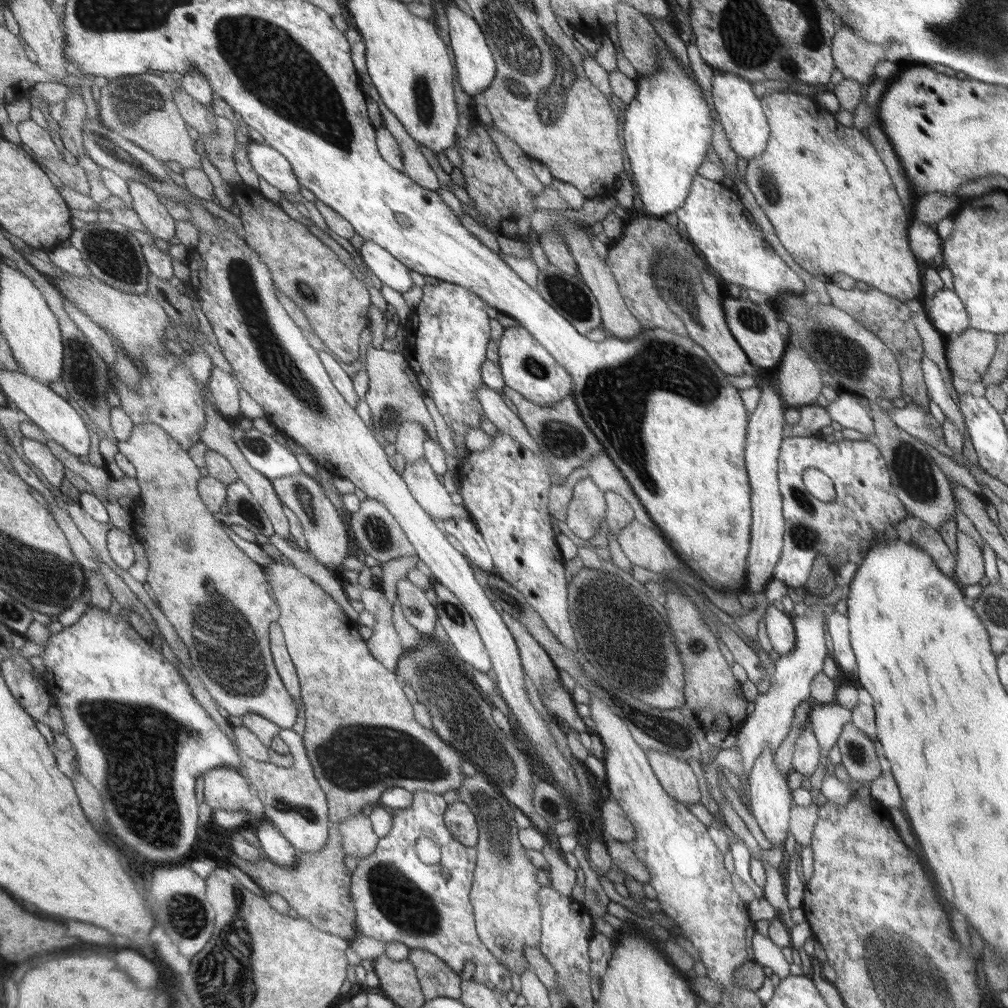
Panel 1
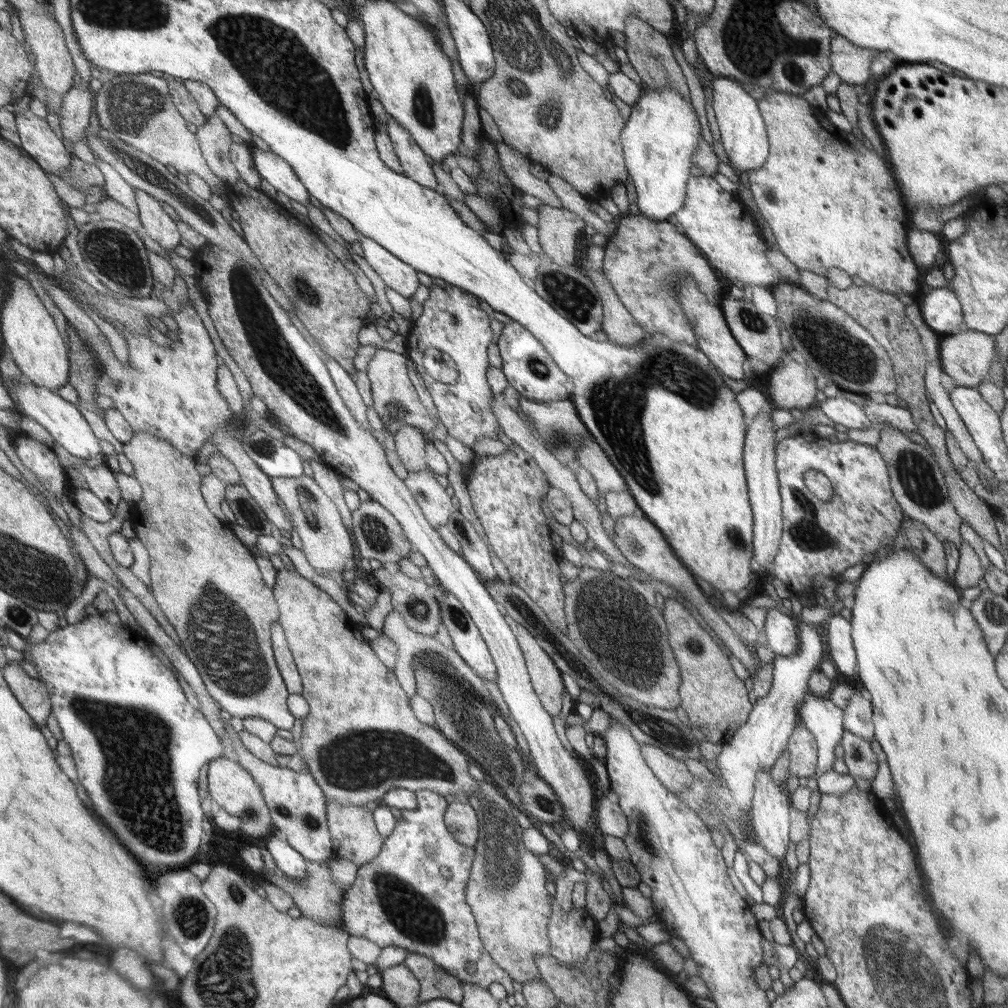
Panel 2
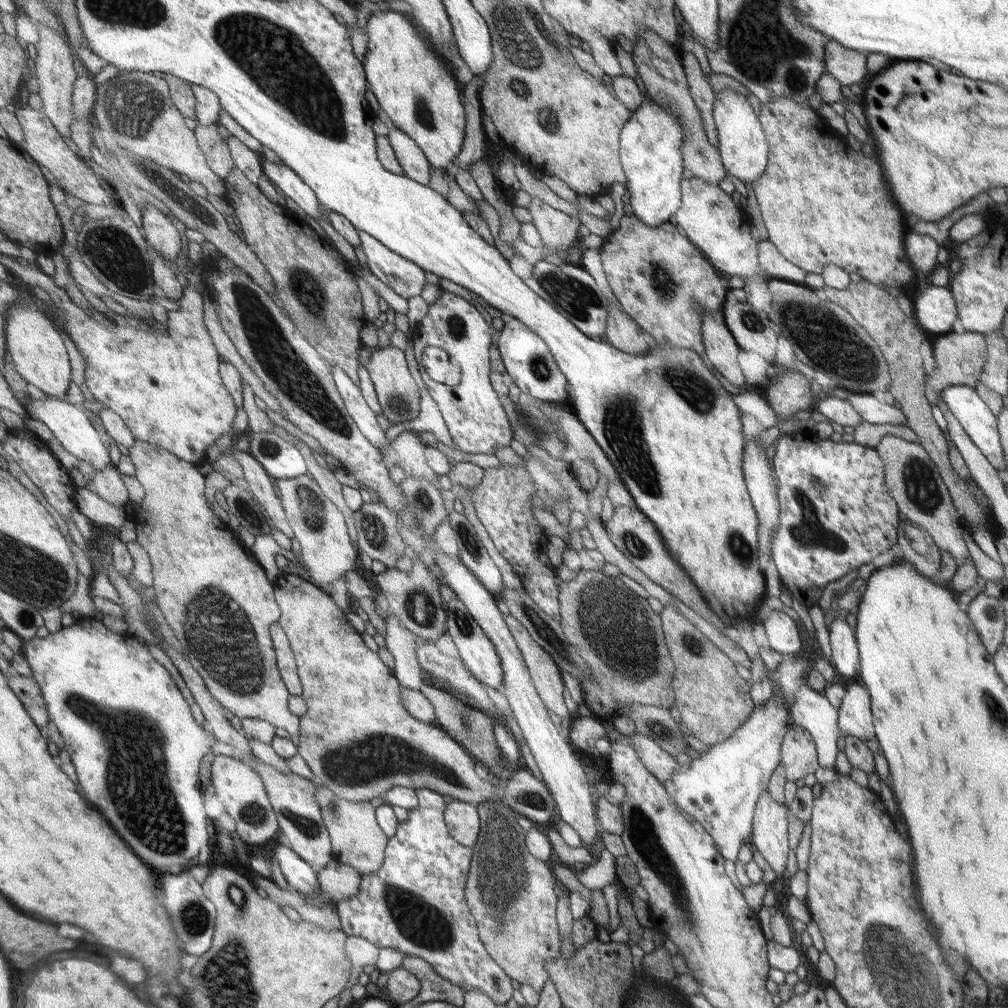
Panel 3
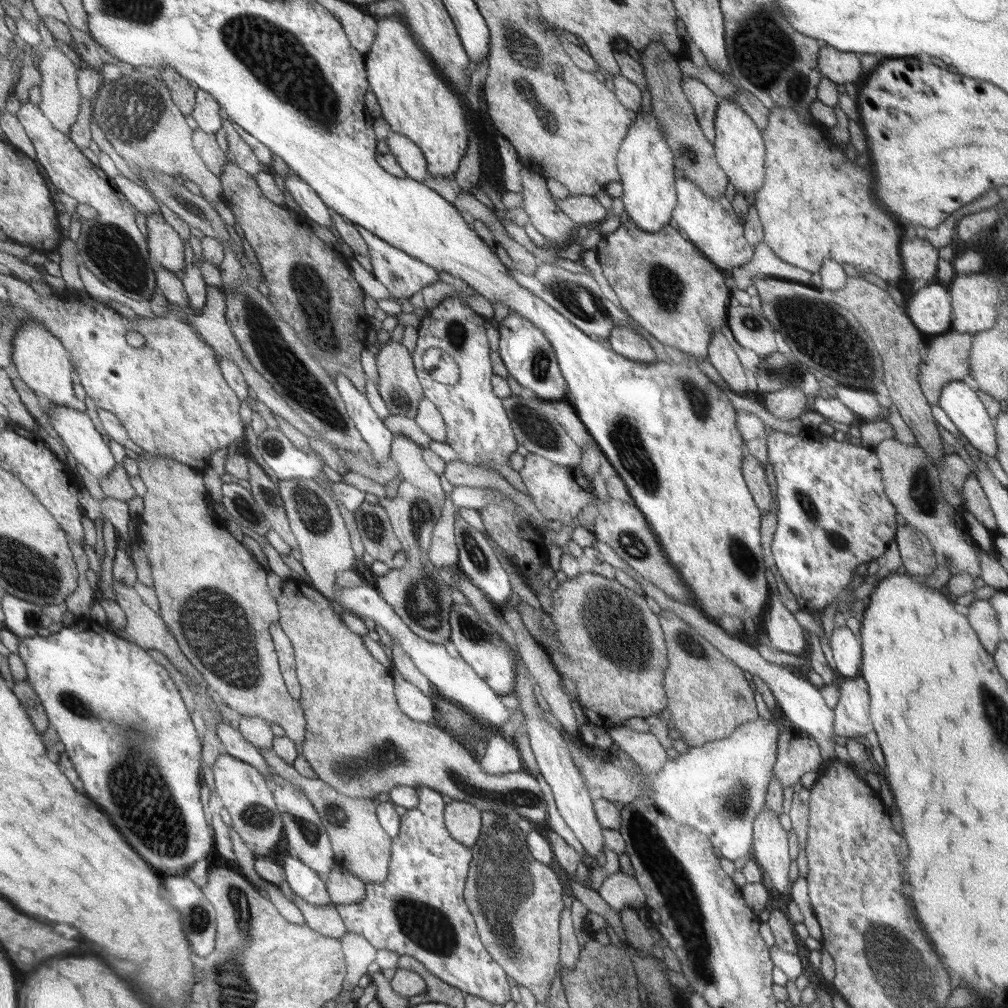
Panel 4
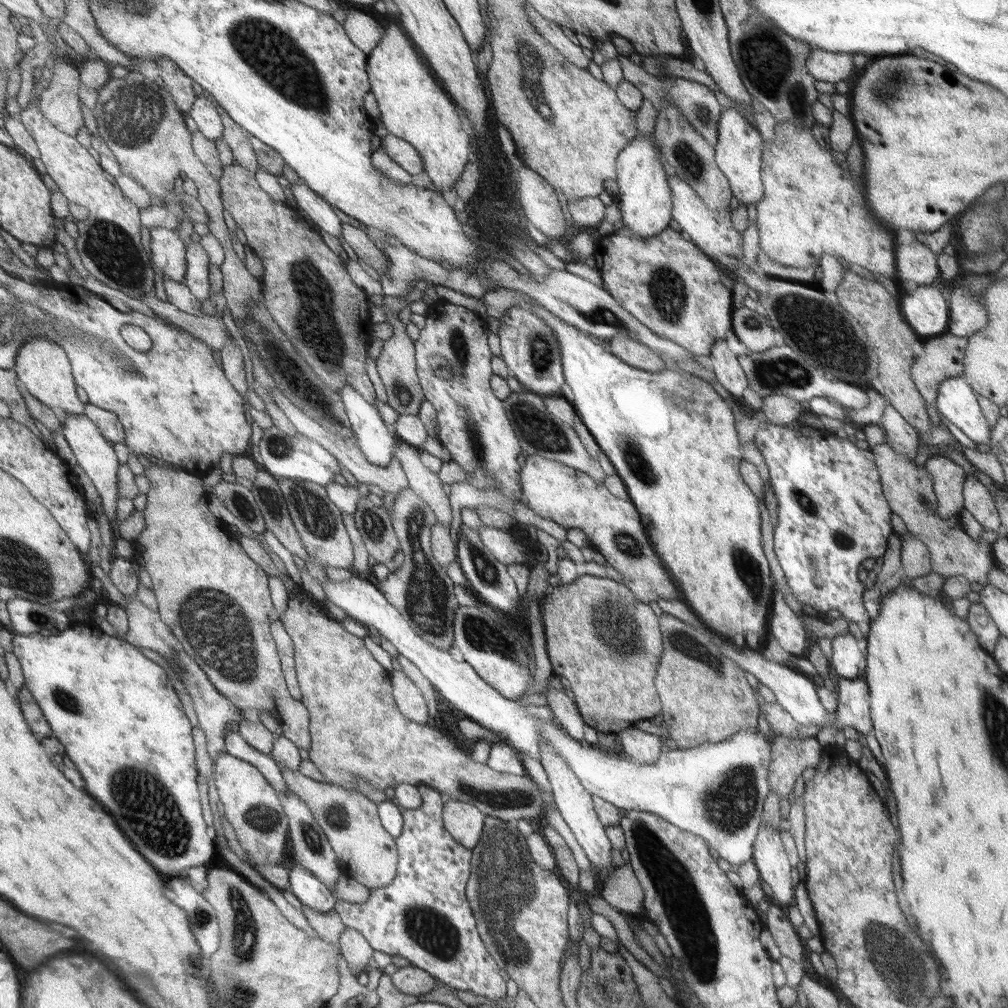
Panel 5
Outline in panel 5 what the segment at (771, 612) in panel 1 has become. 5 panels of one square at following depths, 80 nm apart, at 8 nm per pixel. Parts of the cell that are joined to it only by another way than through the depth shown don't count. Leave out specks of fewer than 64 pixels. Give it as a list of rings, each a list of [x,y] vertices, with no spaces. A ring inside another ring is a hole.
[[[773,585],[772,613],[769,615],[769,634],[777,644],[792,656],[801,654],[807,648],[807,632],[803,630],[799,618],[783,602],[779,589]]]

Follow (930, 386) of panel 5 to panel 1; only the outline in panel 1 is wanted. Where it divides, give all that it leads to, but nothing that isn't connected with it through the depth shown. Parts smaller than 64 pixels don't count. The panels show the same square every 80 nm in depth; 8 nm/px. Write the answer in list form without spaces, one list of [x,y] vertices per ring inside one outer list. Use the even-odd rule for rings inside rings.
[[[970,328],[953,341],[945,341],[946,365],[952,375],[967,381],[979,381],[995,356],[996,335]]]

